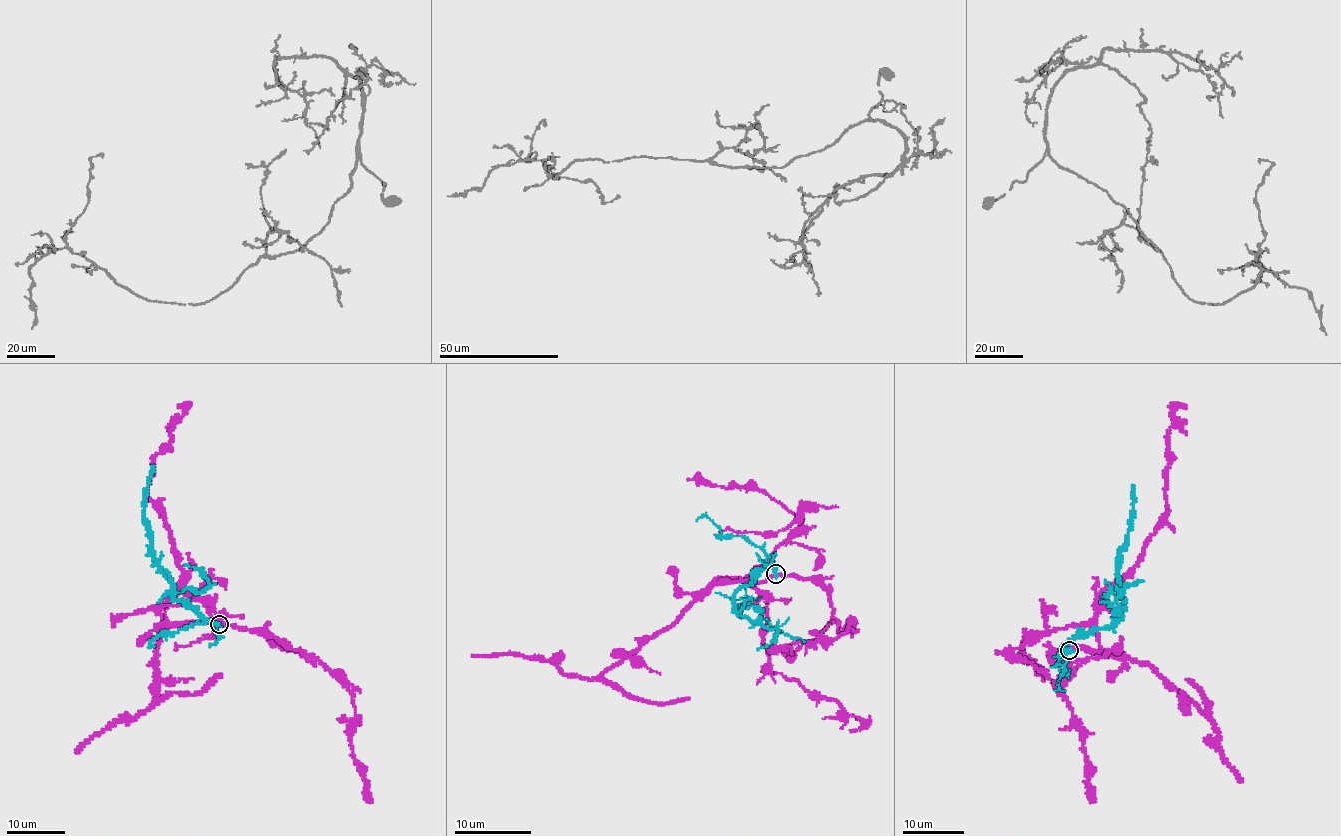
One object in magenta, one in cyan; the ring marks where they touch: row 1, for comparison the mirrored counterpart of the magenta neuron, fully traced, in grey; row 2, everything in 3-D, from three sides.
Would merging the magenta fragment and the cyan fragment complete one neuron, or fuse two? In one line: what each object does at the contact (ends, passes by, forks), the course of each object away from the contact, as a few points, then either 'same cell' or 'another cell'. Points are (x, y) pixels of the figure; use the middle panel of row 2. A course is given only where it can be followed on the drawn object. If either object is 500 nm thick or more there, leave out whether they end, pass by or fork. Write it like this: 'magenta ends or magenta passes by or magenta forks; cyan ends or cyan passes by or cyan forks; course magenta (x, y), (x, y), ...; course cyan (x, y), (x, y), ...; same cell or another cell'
magenta passes by; cyan passes by; course magenta (775, 573), (713, 584), (741, 580), (769, 597), (770, 664), (762, 671), (834, 699), (861, 719), (850, 730); course cyan (775, 573), (770, 556), (736, 590), (734, 611), (742, 617), (742, 607), (760, 607), (774, 629), (806, 641); another cell

